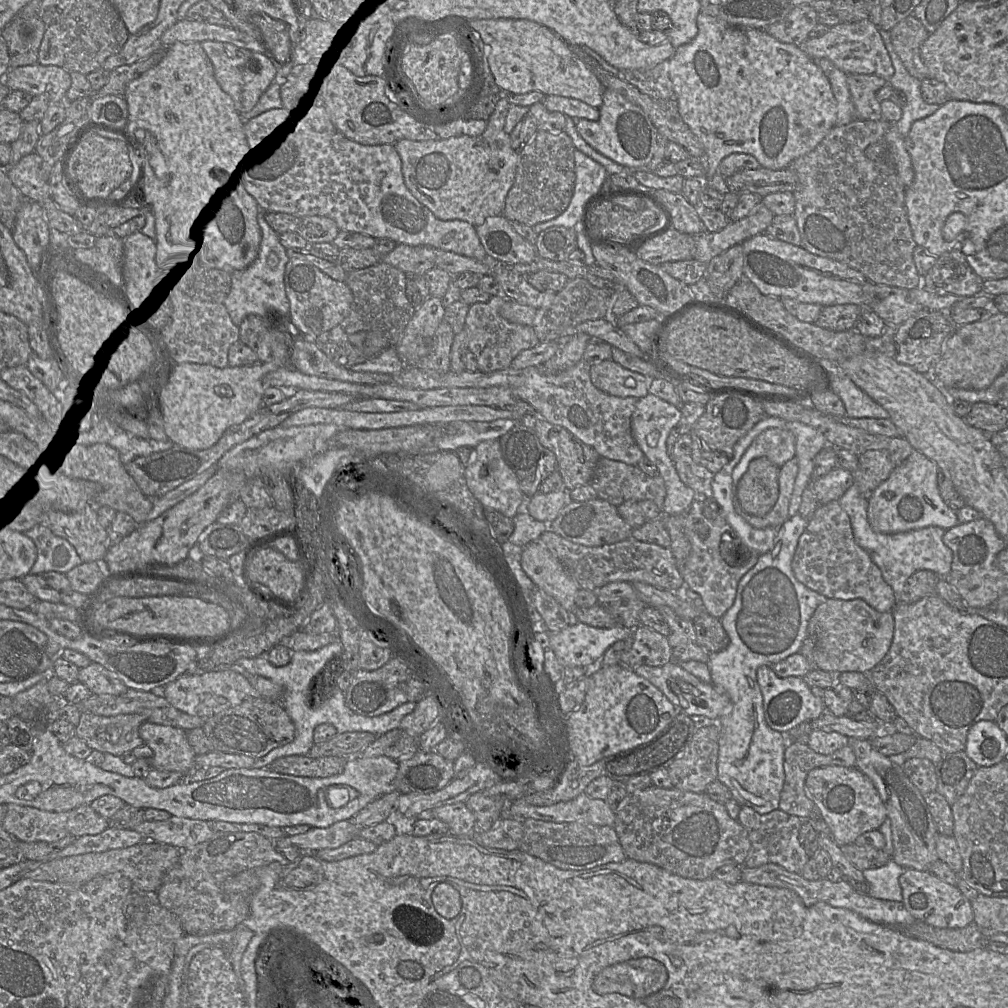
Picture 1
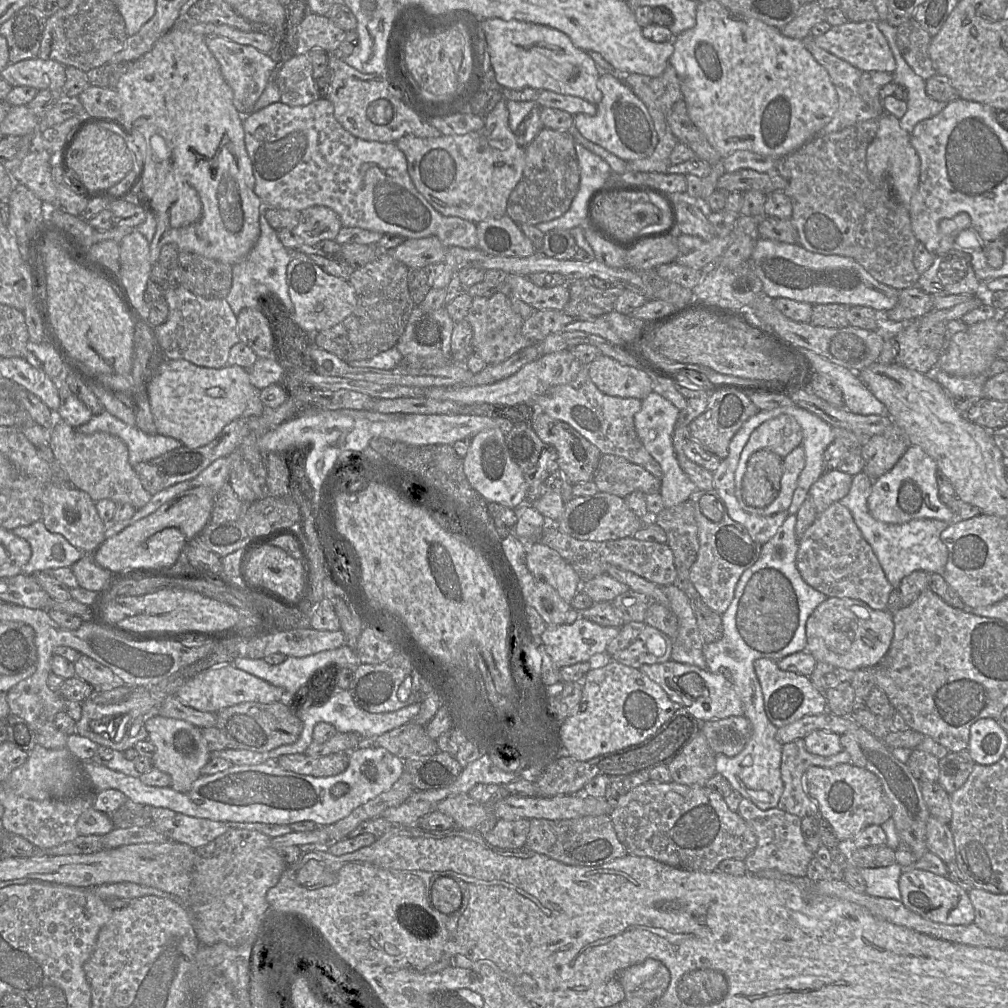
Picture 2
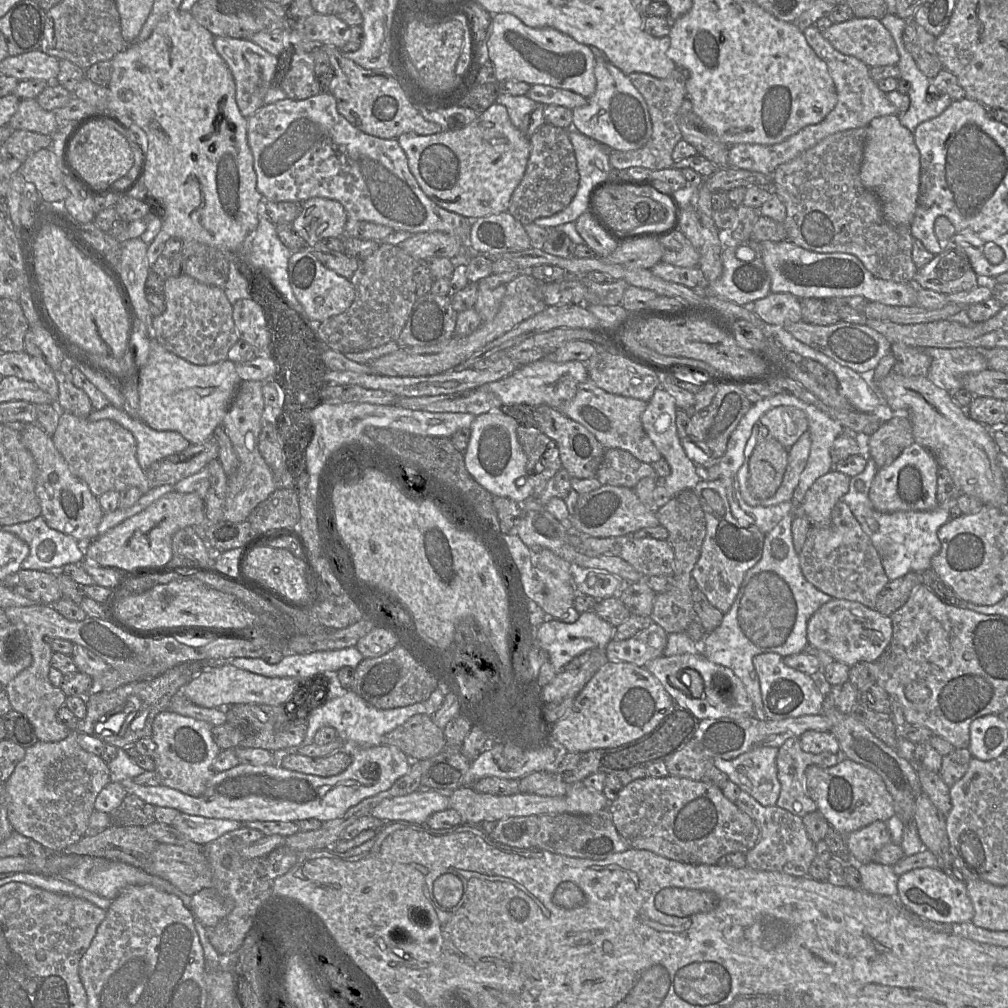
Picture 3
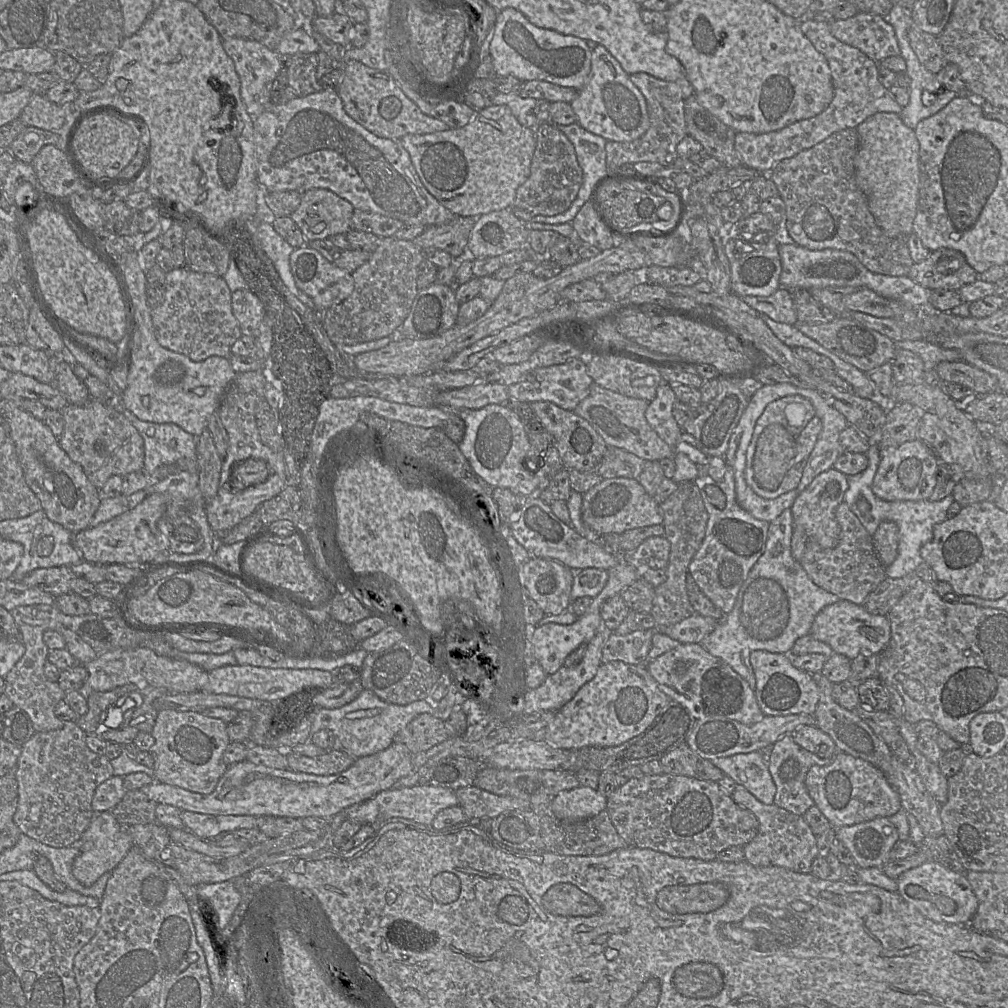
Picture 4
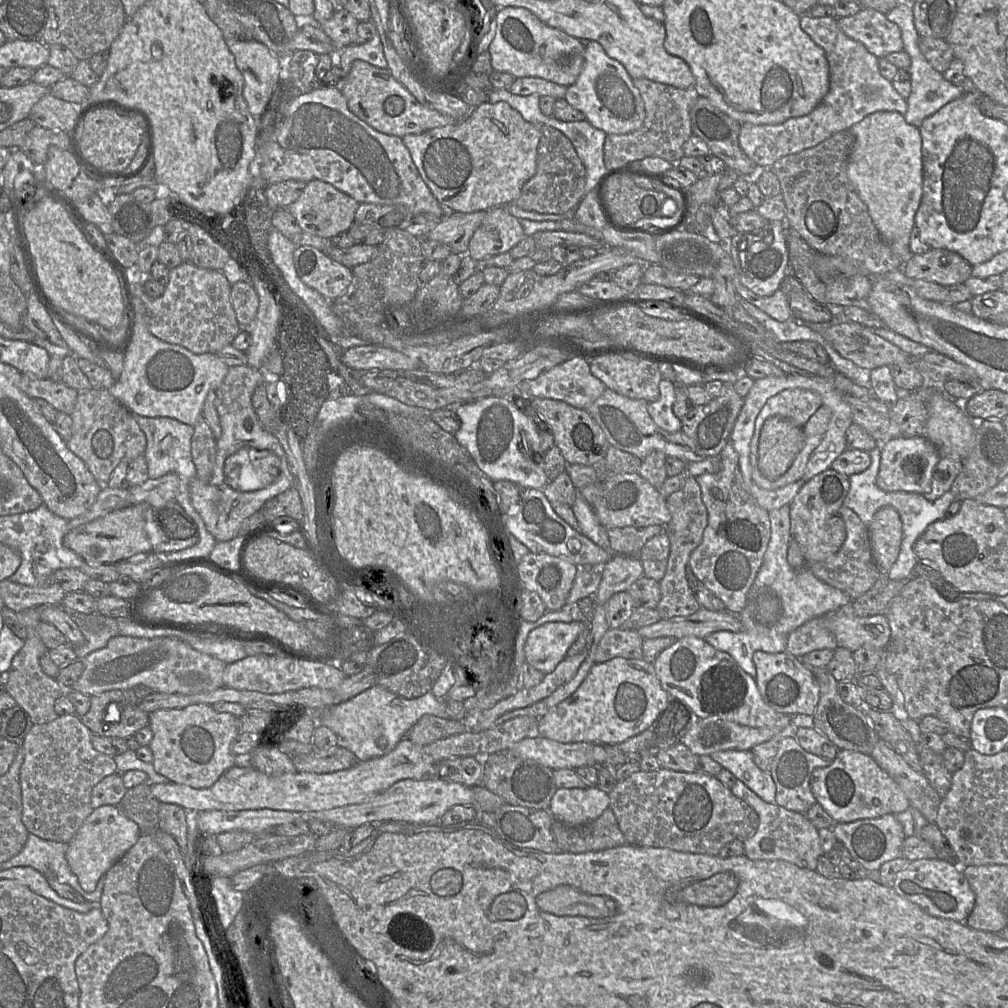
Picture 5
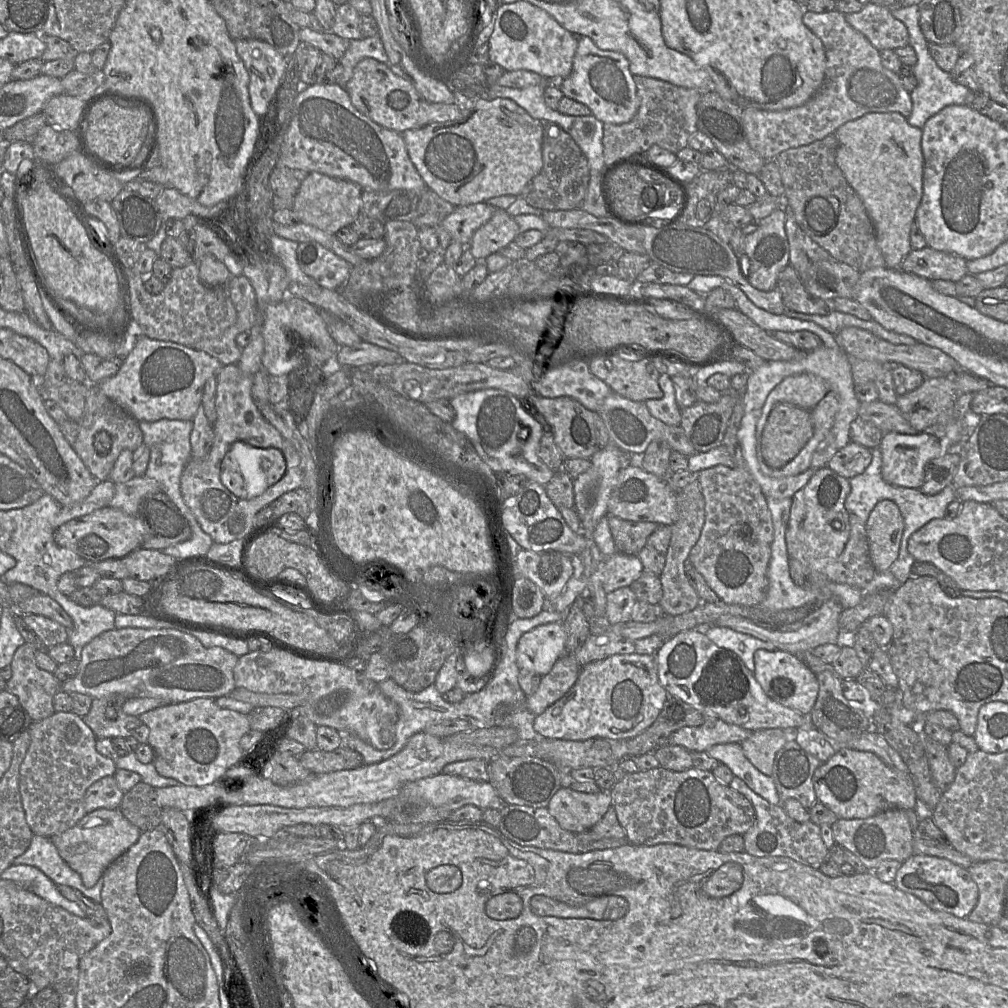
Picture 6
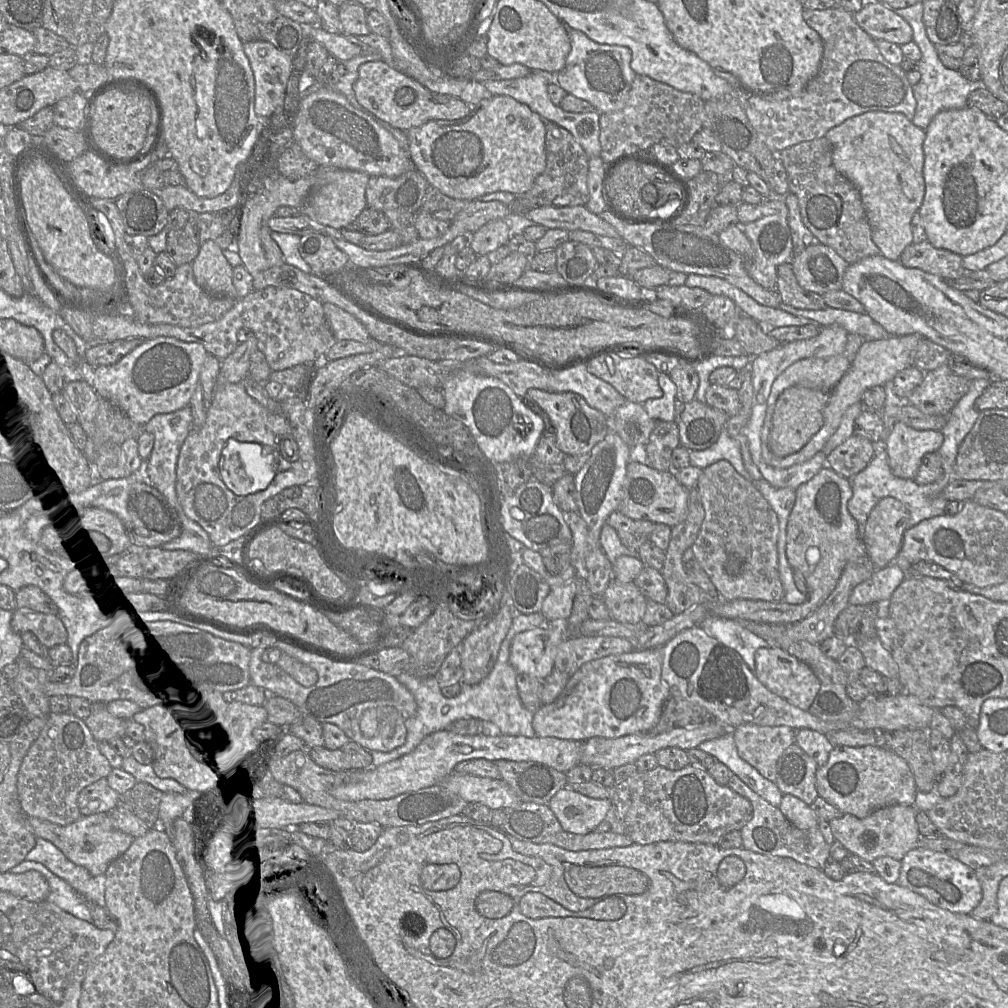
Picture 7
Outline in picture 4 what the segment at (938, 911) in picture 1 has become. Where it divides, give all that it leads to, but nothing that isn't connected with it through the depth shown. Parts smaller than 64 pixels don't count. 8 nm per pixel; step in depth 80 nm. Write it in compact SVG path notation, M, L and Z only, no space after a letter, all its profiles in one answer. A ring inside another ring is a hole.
M932 860L903 872L896 880L899 895L922 915L935 922L969 925L977 910L977 897L965 875Z

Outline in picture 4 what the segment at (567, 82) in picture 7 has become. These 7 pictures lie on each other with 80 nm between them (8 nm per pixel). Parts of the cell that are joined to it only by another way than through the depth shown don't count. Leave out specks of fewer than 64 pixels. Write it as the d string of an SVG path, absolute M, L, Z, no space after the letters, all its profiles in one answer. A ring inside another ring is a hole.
M598 44L592 51L588 81L577 91L576 99L570 104L577 116L577 123L587 131L607 141L630 142L640 138L649 129L650 120L645 97L604 46Z

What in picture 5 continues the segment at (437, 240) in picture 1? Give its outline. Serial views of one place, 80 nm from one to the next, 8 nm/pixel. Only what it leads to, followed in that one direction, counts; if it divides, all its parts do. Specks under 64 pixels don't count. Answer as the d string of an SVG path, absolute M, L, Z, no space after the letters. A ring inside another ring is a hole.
M339 86L334 87L320 87L308 93L303 93L297 96L290 106L280 115L275 114L271 110L266 110L260 116L259 133L257 136L257 160L255 163L255 172L257 172L268 184L283 182L286 180L300 180L309 182L311 180L322 180L330 183L338 190L348 194L360 203L373 203L380 205L397 205L404 206L413 216L423 213L430 213L437 217L445 217L445 211L438 200L431 193L423 179L421 178L409 150L404 145L402 139L398 136L387 135L378 132L366 122L355 116L348 108L347 101L342 94Z

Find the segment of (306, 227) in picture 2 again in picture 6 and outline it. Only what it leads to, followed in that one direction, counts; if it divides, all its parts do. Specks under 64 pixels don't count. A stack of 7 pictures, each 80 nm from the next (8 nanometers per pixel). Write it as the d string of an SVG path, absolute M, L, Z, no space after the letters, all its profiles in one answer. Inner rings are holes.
M311 172L302 181L294 197L292 210L299 222L314 226L322 231L335 235L346 226L350 226L362 207L362 188L352 181L332 178L319 172Z

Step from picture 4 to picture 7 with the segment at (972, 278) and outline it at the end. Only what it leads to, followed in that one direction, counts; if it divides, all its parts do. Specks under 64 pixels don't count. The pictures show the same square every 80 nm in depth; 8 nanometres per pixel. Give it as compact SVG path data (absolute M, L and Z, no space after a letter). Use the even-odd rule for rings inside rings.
M927 240L908 245L899 262L906 268L917 268L944 280L960 278L966 272L960 255L947 249L935 248Z

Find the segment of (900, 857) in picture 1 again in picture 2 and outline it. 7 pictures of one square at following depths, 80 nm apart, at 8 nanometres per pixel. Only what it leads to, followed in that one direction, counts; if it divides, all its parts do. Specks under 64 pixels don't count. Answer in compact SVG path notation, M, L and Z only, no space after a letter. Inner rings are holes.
M863 727L840 735L843 750L850 755L851 764L864 768L877 776L890 802L891 817L895 824L899 844L908 848L915 859L920 859L928 852L926 827L930 812L924 802L921 783L913 776L907 764L898 760L882 741Z

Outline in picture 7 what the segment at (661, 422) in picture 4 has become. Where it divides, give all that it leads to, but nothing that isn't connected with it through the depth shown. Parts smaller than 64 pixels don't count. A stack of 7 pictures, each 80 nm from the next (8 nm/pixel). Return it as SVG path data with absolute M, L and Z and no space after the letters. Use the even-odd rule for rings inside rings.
M659 373L658 383L663 390L663 396L648 399L643 406L648 415L656 421L677 421L676 385L670 375L665 373Z

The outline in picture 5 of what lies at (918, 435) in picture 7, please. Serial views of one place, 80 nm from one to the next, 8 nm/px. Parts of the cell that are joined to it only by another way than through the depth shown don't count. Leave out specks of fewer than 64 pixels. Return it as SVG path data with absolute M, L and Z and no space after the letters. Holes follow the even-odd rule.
M923 435L896 437L881 444L881 462L876 485L886 492L913 492L925 494L931 489L933 470L941 458L937 448Z

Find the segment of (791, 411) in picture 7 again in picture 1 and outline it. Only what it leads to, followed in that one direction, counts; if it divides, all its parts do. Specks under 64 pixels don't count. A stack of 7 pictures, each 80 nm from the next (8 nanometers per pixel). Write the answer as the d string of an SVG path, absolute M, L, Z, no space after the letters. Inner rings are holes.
M766 457L753 459L741 477L737 497L746 513L765 516L775 505L779 493L780 467Z

